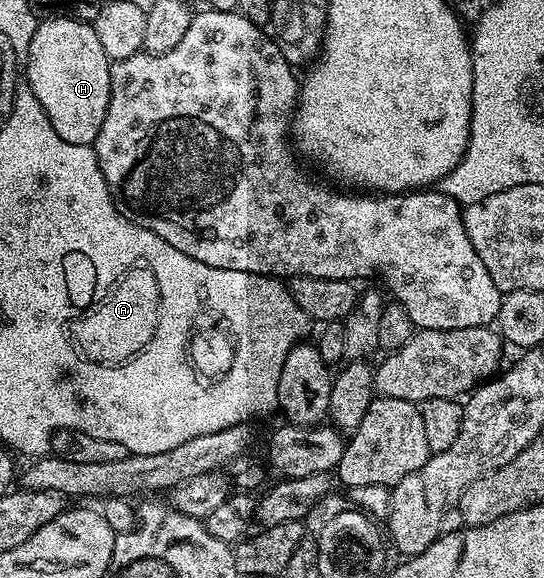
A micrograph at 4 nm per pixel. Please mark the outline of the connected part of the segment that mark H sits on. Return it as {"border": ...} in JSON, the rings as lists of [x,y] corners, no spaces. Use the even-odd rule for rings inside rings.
{"border":[[[46,18],[37,25],[34,40],[30,40],[26,55],[28,61],[27,89],[34,92],[38,104],[42,104],[42,112],[50,118],[50,124],[62,140],[70,144],[92,146],[98,136],[98,128],[102,128],[102,120],[106,120],[106,108],[110,104],[110,60],[98,41],[98,32],[90,22],[79,22],[69,18]]]}

